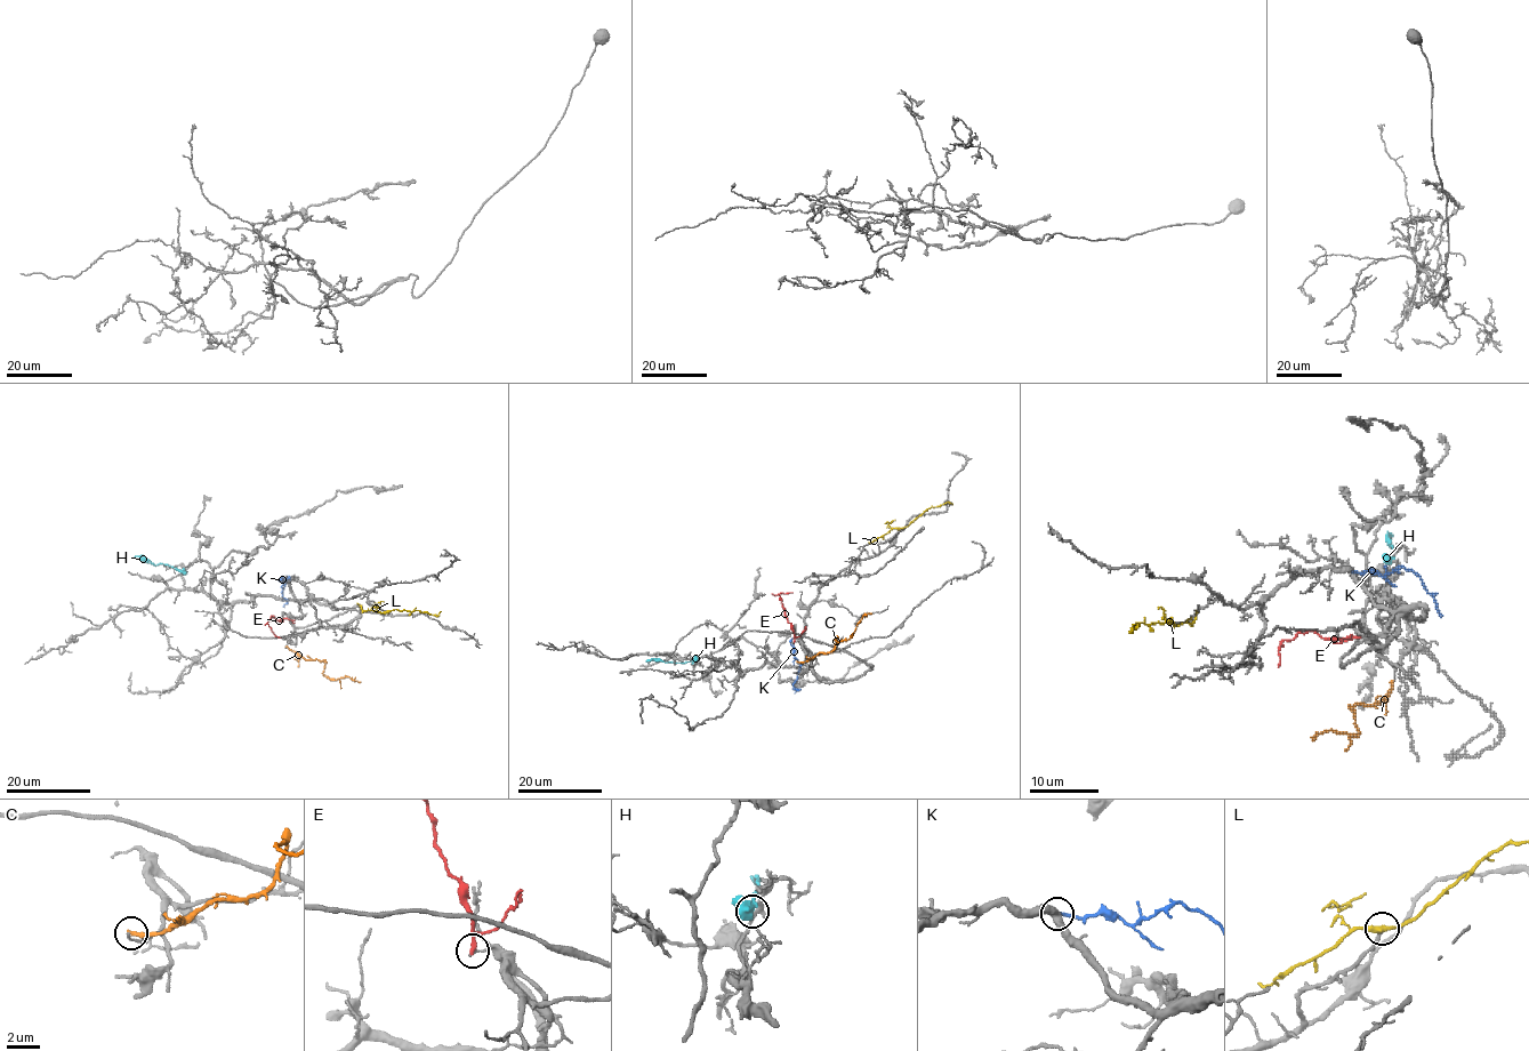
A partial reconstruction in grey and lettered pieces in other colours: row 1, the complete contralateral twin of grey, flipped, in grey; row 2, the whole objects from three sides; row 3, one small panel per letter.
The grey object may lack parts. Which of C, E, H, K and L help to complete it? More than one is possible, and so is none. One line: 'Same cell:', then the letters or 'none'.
Same cell: L

